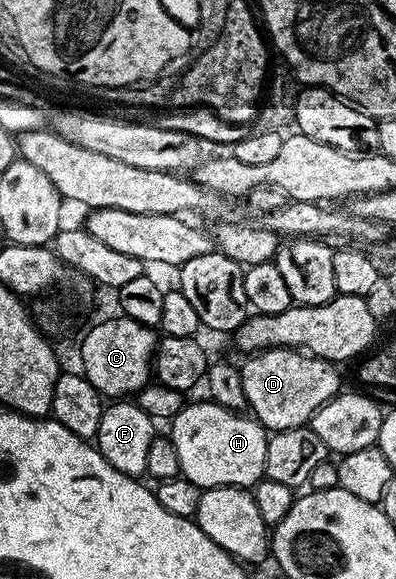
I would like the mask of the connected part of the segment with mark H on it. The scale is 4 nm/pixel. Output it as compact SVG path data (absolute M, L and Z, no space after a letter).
M212 400L204 401L190 401L171 419L171 426L173 426L171 437L175 444L175 452L179 452L181 474L202 488L256 486L265 477L267 456L265 427L252 416L228 410Z

